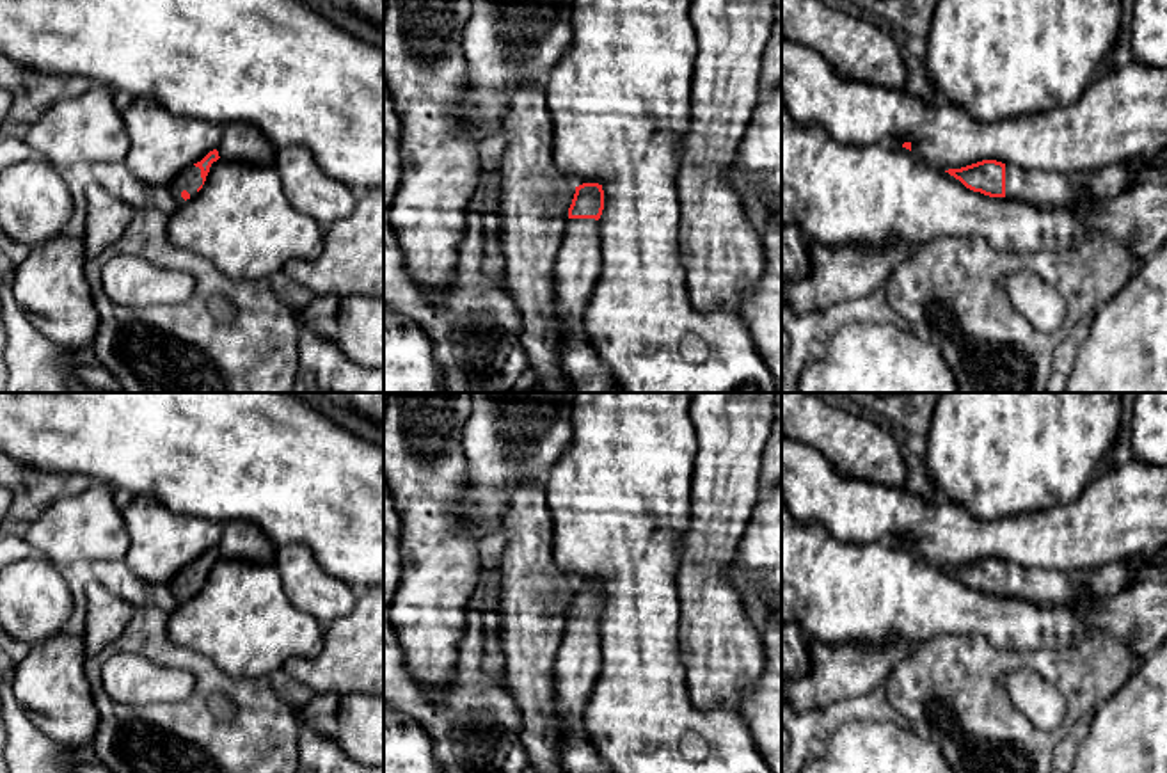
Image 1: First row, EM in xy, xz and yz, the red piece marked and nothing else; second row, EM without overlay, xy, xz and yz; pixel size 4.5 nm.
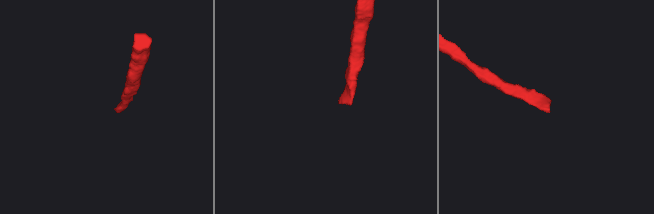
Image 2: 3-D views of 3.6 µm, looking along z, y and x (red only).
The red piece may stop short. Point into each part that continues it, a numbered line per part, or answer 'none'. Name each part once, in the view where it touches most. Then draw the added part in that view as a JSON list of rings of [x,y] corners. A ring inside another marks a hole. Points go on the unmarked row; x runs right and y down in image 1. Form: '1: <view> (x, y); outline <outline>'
1: yz (1139, 613); outline [[[1005,563],[1005,595],[1041,608],[1084,606],[1087,626],[1121,636],[1137,661],[1167,642],[1167,578],[1162,574],[1142,576],[1112,597],[1092,599],[1078,574]]]

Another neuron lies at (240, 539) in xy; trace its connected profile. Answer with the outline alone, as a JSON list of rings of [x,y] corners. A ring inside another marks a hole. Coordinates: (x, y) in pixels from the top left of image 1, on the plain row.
[[[229,521],[222,524],[218,554],[252,563],[274,563],[277,546],[250,521]]]

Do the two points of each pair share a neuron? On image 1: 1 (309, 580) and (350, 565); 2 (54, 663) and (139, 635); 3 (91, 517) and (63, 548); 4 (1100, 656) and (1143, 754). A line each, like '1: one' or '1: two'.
1: two
2: two
3: one
4: two

